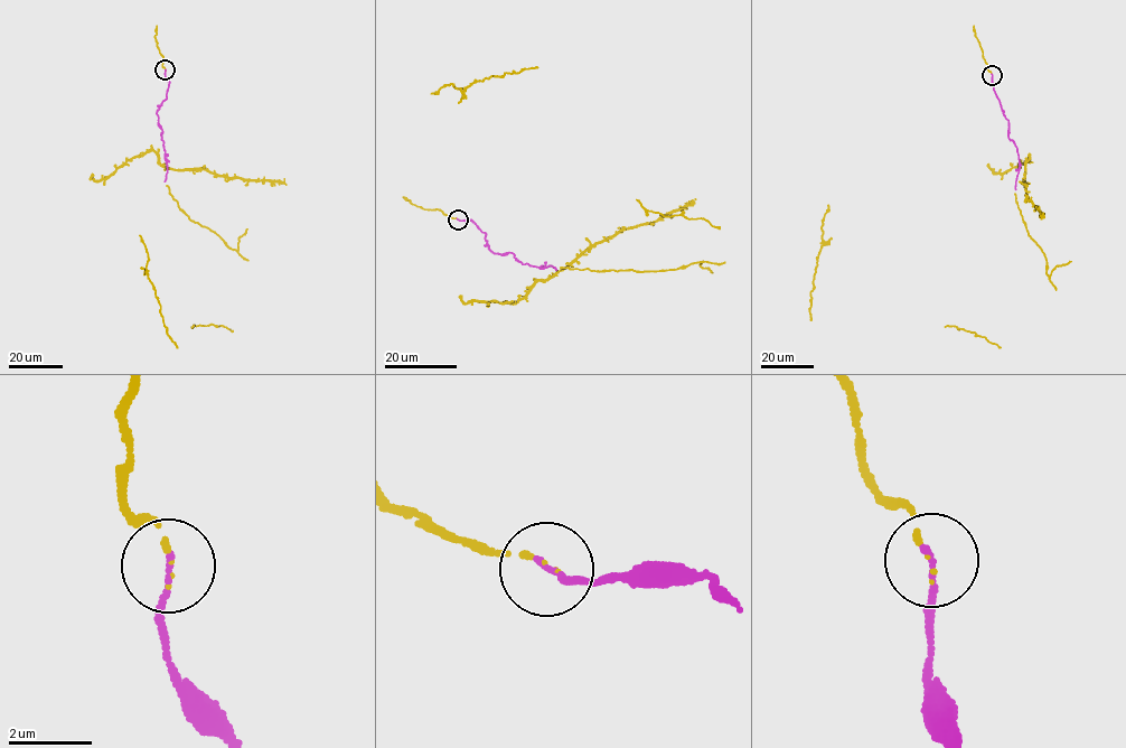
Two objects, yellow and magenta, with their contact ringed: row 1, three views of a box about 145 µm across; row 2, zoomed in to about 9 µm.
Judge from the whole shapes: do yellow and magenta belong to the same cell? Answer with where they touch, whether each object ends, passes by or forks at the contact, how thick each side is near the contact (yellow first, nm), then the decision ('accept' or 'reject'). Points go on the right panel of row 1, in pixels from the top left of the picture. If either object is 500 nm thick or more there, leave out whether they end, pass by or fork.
at (992, 75); yellow ends there; magenta ends there; 100 nm thick on the yellow side, 130 nm on the other; accept

